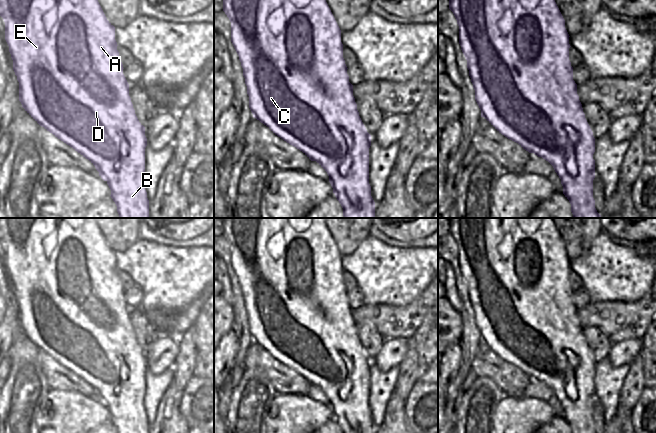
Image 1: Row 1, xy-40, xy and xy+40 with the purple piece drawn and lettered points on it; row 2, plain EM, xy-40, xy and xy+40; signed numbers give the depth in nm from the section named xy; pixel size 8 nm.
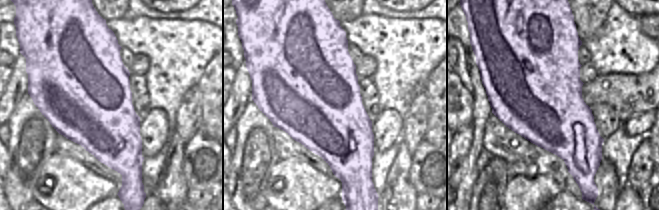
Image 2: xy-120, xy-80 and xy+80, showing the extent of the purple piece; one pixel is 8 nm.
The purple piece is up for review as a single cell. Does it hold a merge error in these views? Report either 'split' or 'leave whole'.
leave whole

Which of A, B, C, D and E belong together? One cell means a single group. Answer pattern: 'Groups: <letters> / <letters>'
Groups: A B C D E

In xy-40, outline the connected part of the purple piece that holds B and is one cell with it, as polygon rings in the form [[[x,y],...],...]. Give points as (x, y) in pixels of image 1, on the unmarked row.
[[[0,218],[0,240],[5,246],[5,264],[13,284],[13,294],[19,306],[19,325],[25,335],[55,361],[88,383],[107,406],[117,433],[149,433],[149,424],[143,406],[145,396],[145,351],[139,346],[131,322],[129,308],[123,298],[123,288],[117,274],[115,251],[107,244],[94,218]]]

